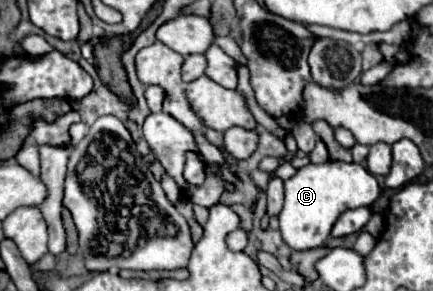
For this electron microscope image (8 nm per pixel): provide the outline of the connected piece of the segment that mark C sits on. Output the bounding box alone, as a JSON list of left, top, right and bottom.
[278,160,380,250]

